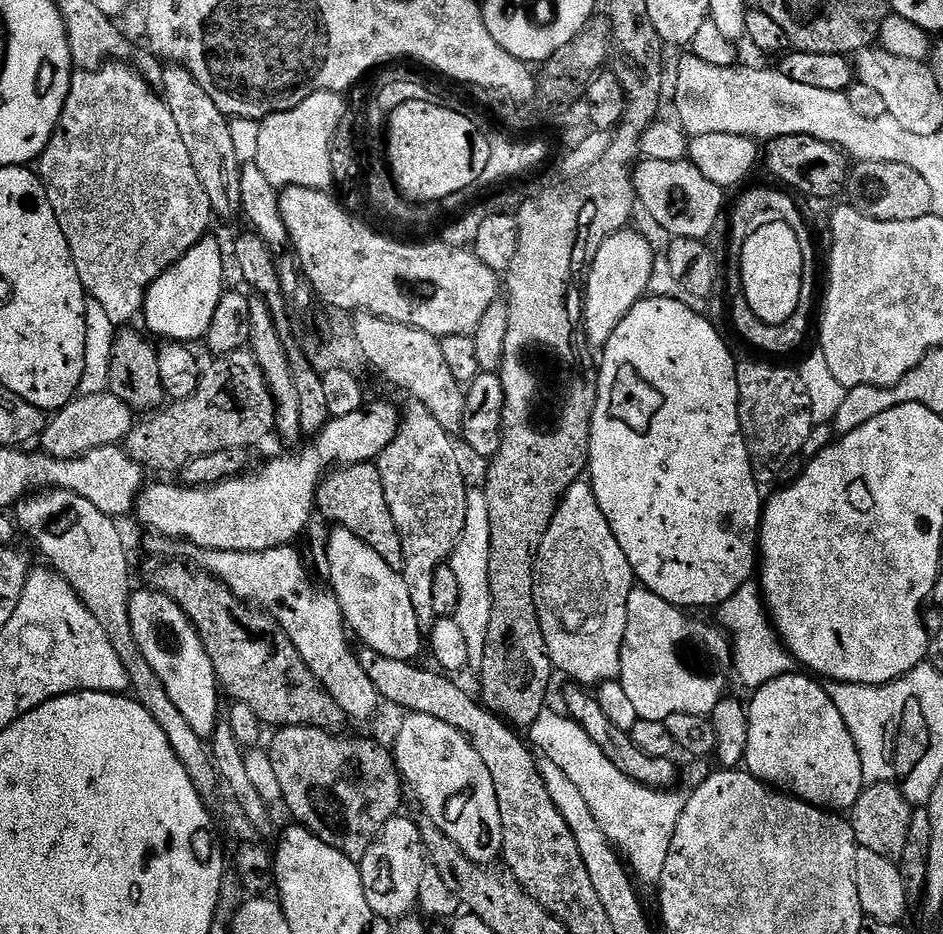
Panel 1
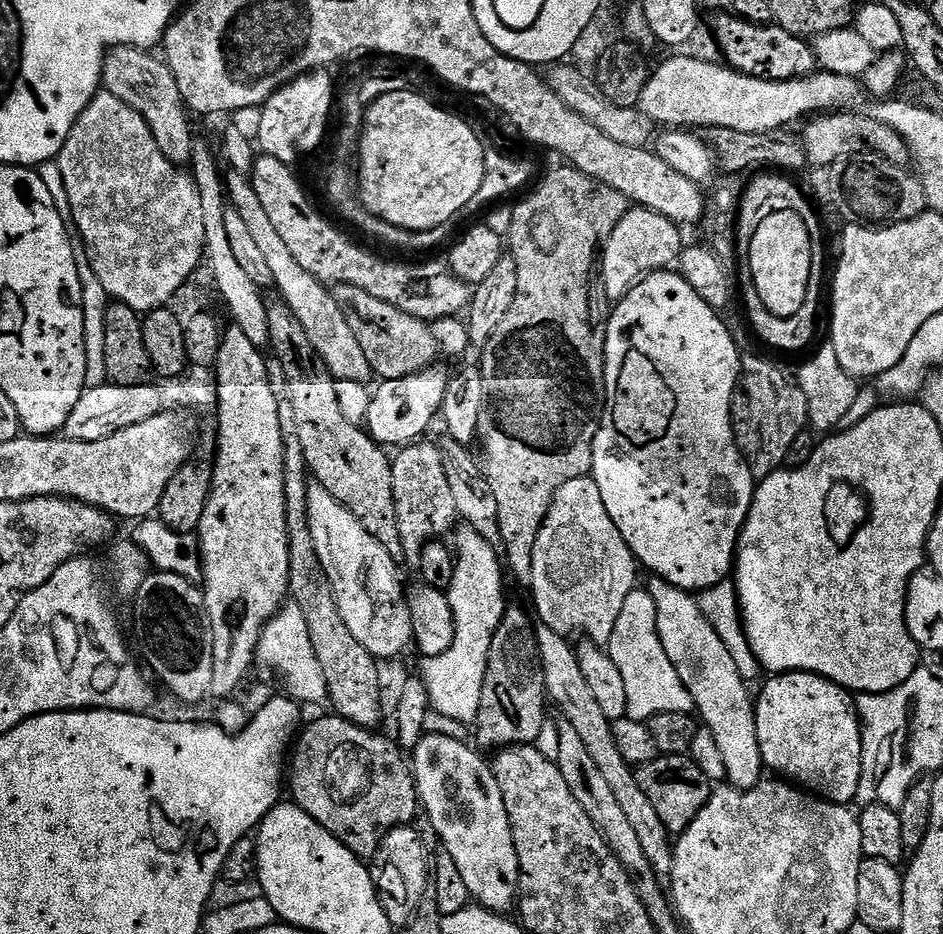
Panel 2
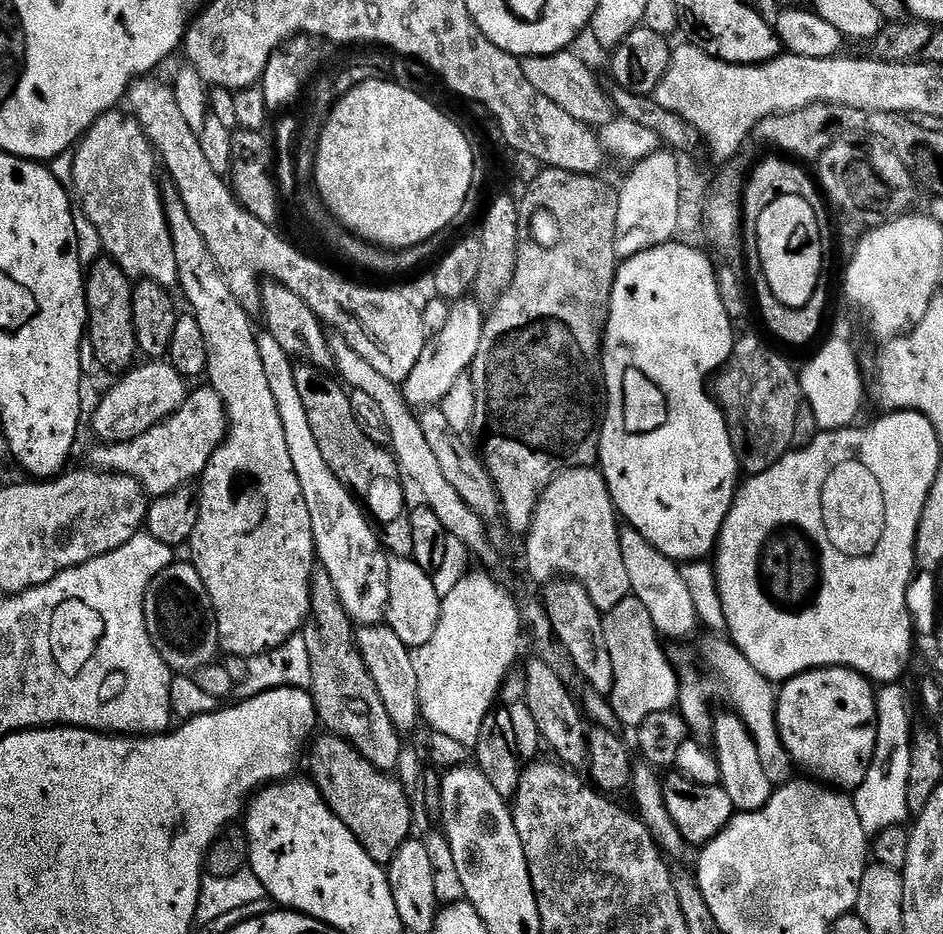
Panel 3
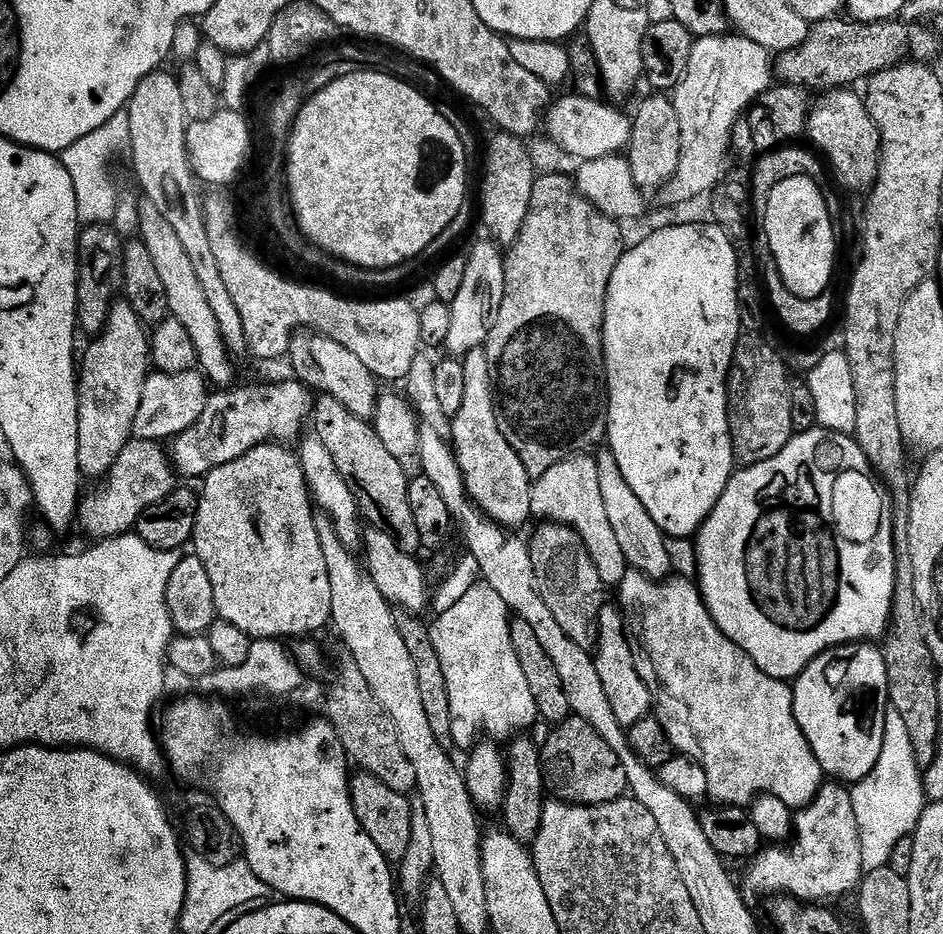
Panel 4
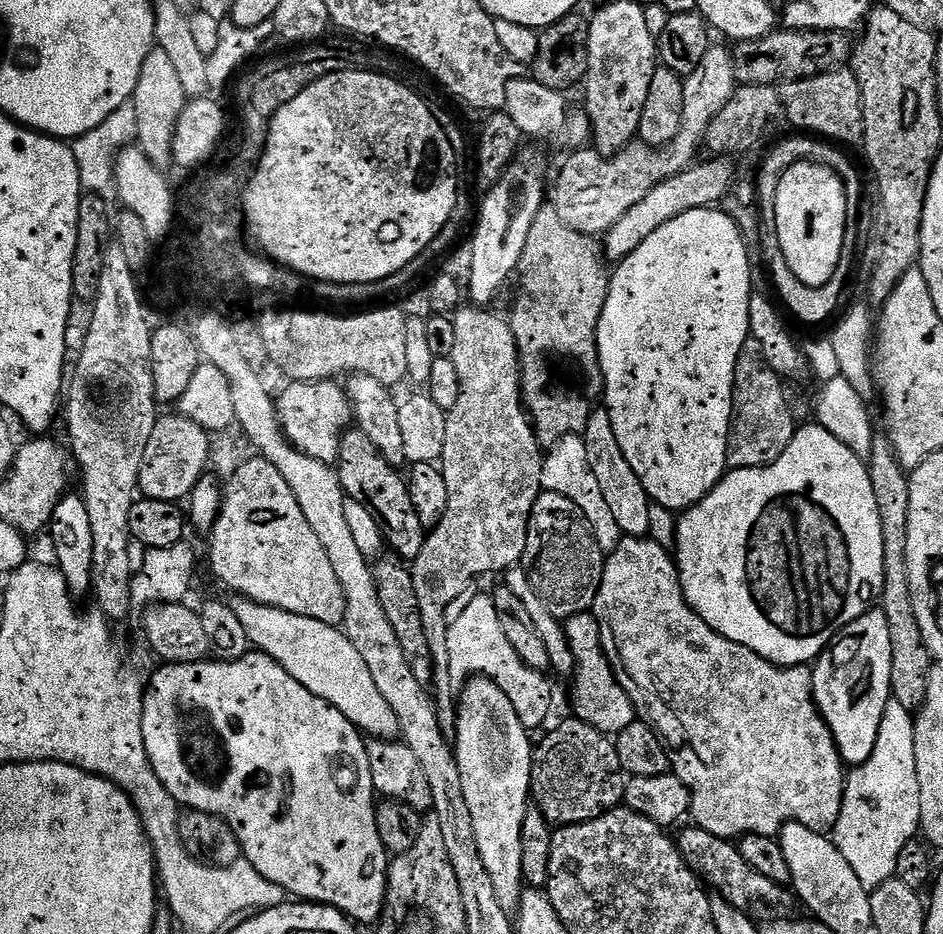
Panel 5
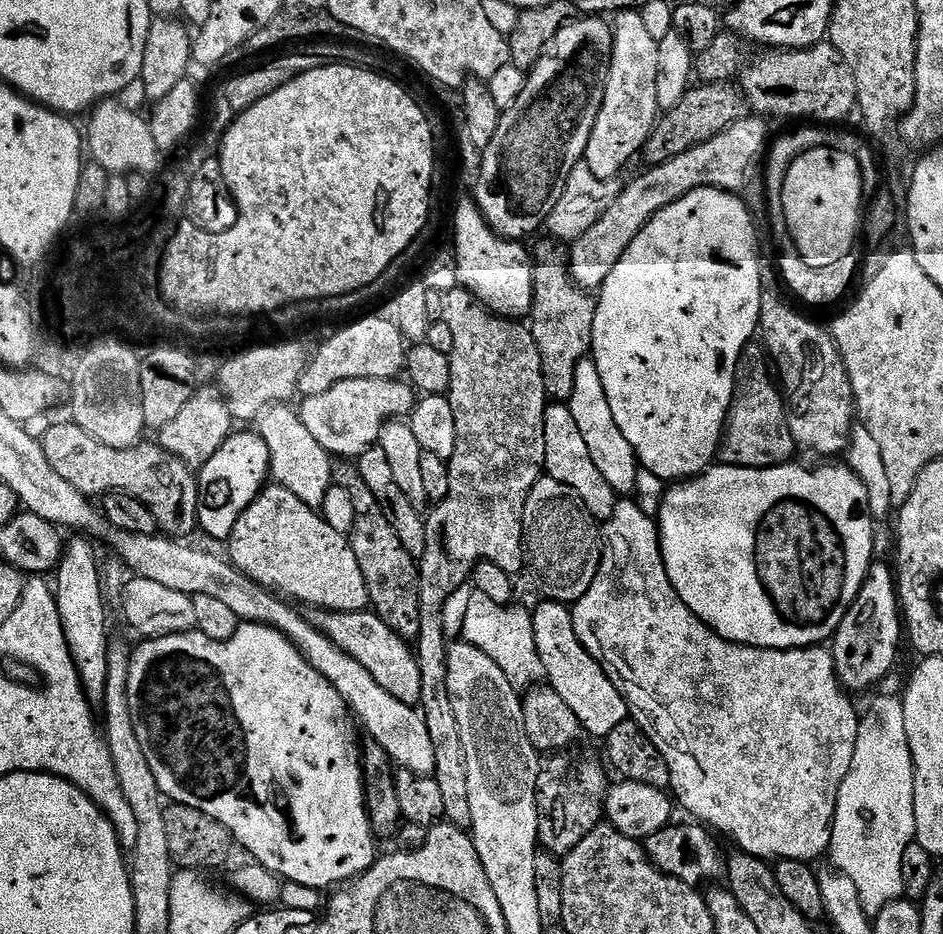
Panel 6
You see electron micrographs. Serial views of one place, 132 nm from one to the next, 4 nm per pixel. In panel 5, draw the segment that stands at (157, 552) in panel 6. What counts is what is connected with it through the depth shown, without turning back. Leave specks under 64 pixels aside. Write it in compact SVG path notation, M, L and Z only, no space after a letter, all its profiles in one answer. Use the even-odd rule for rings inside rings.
M233 595L230 605L246 630L249 645L274 658L294 682L302 682L310 694L342 710L361 733L377 740L396 740L400 736L398 718L390 702L386 702L378 686L374 686L374 674L370 674L366 662L362 662L362 654L354 650L354 642L350 642L337 625L318 622L302 614L290 614L281 608L247 600L244 596Z

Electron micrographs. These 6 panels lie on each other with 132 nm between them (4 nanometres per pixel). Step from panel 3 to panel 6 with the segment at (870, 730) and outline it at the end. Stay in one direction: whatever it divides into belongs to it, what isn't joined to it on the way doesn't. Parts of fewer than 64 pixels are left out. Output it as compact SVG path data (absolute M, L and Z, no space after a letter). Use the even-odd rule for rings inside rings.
M880 562L873 563L864 579L858 598L850 606L846 618L838 626L830 644L836 663L836 679L849 693L872 688L896 664L896 651L902 644L902 607L893 569Z

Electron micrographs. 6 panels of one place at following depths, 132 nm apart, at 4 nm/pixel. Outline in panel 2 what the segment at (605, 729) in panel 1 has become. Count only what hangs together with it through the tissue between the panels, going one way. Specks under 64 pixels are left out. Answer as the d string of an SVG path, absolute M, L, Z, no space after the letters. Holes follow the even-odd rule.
M661 754L654 762L643 764L641 768L635 769L638 778L638 786L642 786L646 798L658 810L658 818L668 827L669 833L679 834L686 831L690 824L698 818L698 814L704 807L714 791L713 781L698 766L698 762L687 756L666 756Z

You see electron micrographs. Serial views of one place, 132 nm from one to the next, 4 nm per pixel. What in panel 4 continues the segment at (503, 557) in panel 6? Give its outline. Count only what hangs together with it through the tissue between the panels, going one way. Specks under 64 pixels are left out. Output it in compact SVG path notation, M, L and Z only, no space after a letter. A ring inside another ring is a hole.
M476 348L473 352L463 357L462 363L466 370L466 398L462 401L462 410L451 417L452 439L450 441L458 466L464 475L468 497L476 503L476 507L485 516L492 517L496 523L509 530L520 530L532 516L532 486L533 479L528 471L522 466L522 460L510 446L510 442L504 437L501 417L498 415L498 396L494 391L494 373L492 361L484 348Z

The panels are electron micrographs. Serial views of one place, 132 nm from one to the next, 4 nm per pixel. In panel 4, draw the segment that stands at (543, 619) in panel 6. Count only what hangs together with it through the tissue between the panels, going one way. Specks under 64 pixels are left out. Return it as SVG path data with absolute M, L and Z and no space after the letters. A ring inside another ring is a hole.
M605 603L600 612L600 636L596 640L594 659L598 668L598 678L602 678L606 698L610 698L610 706L614 706L618 722L625 730L632 728L634 722L653 711L654 701L652 691L648 689L648 684L636 669L628 634L624 631L624 614L615 603Z

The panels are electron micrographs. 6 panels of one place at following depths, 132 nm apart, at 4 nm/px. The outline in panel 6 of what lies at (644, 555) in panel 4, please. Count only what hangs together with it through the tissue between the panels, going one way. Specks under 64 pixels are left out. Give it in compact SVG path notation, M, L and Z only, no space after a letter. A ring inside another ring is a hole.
M590 358L578 362L578 371L574 374L574 390L566 401L570 414L574 414L586 447L590 450L590 458L594 458L594 466L602 473L602 478L610 482L617 494L632 494L636 491L636 476L640 465L634 454L634 446L626 442L618 422L614 422L614 413L610 411L610 402L606 399L606 389L602 387L602 378L598 375L598 366Z

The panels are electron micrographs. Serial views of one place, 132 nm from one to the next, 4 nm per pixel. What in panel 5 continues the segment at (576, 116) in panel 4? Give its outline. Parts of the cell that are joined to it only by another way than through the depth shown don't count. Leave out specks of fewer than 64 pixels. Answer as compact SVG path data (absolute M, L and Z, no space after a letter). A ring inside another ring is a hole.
M521 78L512 80L506 86L503 111L508 112L510 118L514 118L521 137L541 136L544 140L553 140L560 148L580 150L589 143L592 124L588 120L587 111L575 112L574 109L568 108L568 98L565 93L550 90L534 79Z

